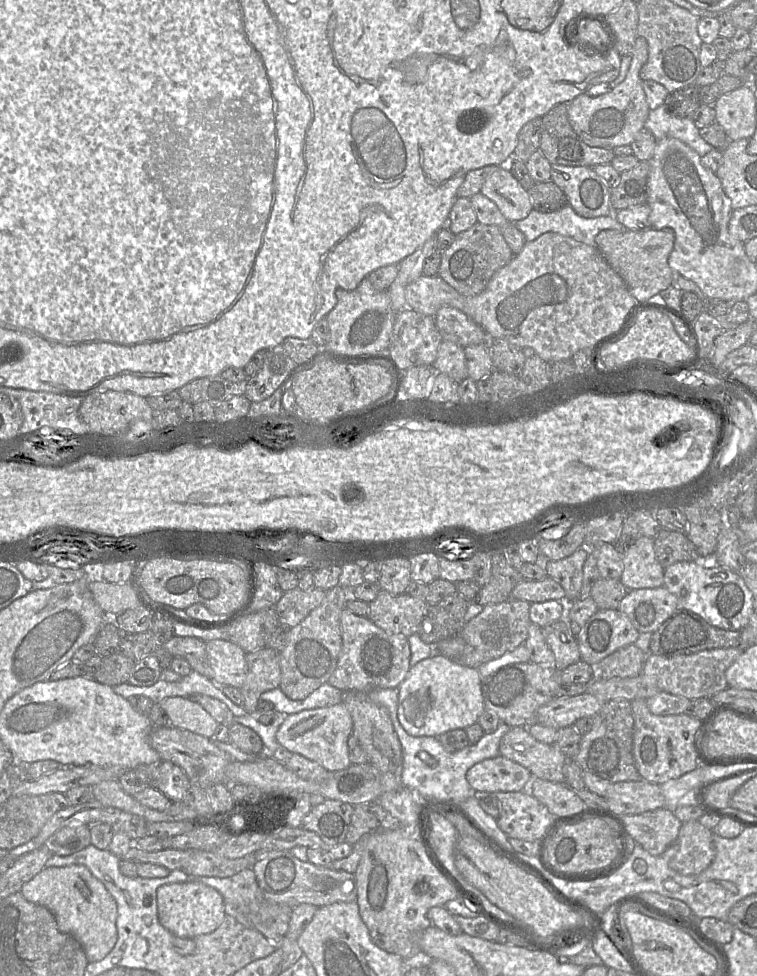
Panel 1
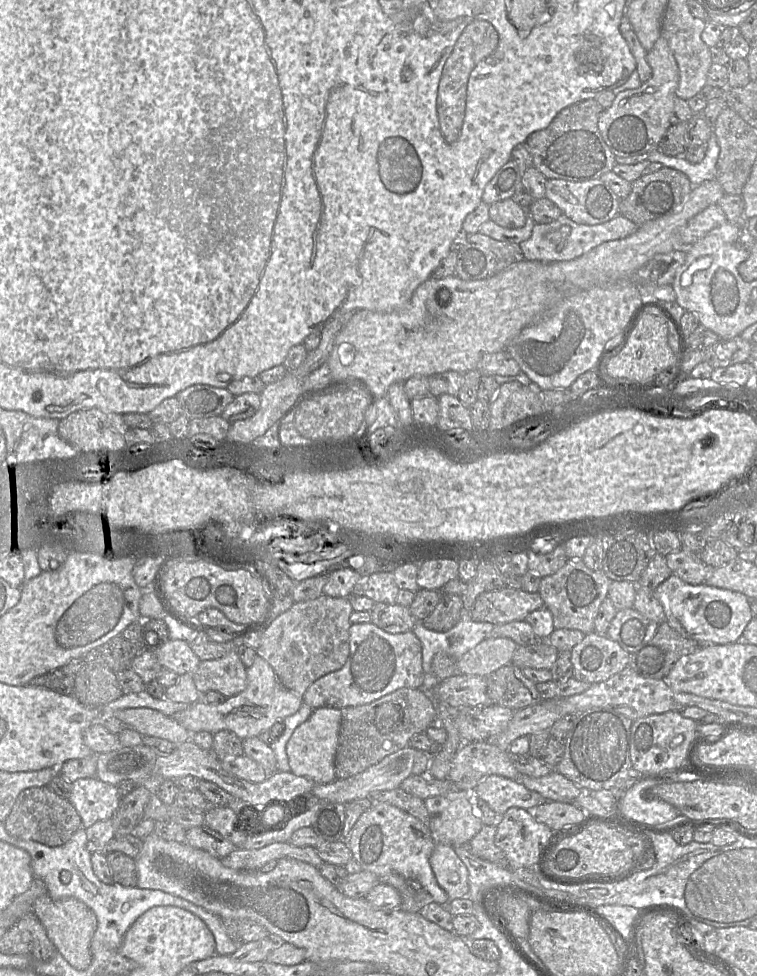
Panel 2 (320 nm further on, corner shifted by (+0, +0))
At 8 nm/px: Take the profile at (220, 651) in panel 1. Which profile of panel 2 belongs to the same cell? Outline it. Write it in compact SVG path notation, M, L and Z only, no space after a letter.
M168 640L151 650L155 652L163 669L172 670L179 675L193 674L201 662L185 640Z

